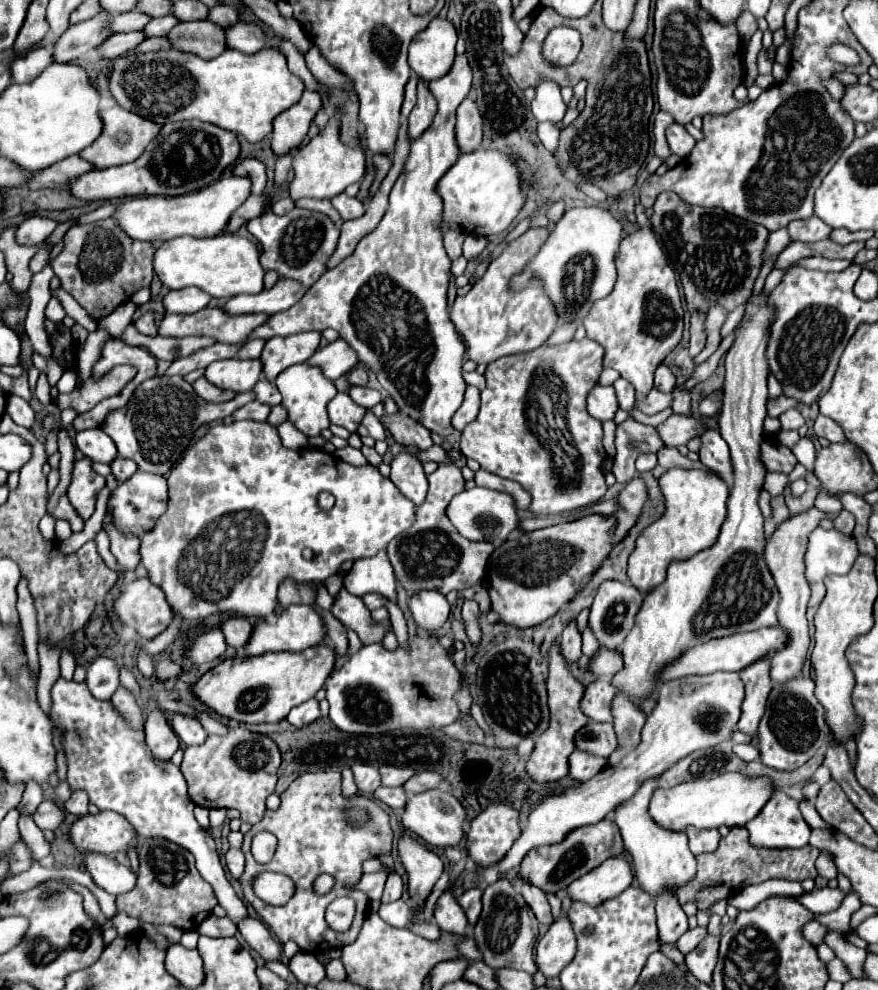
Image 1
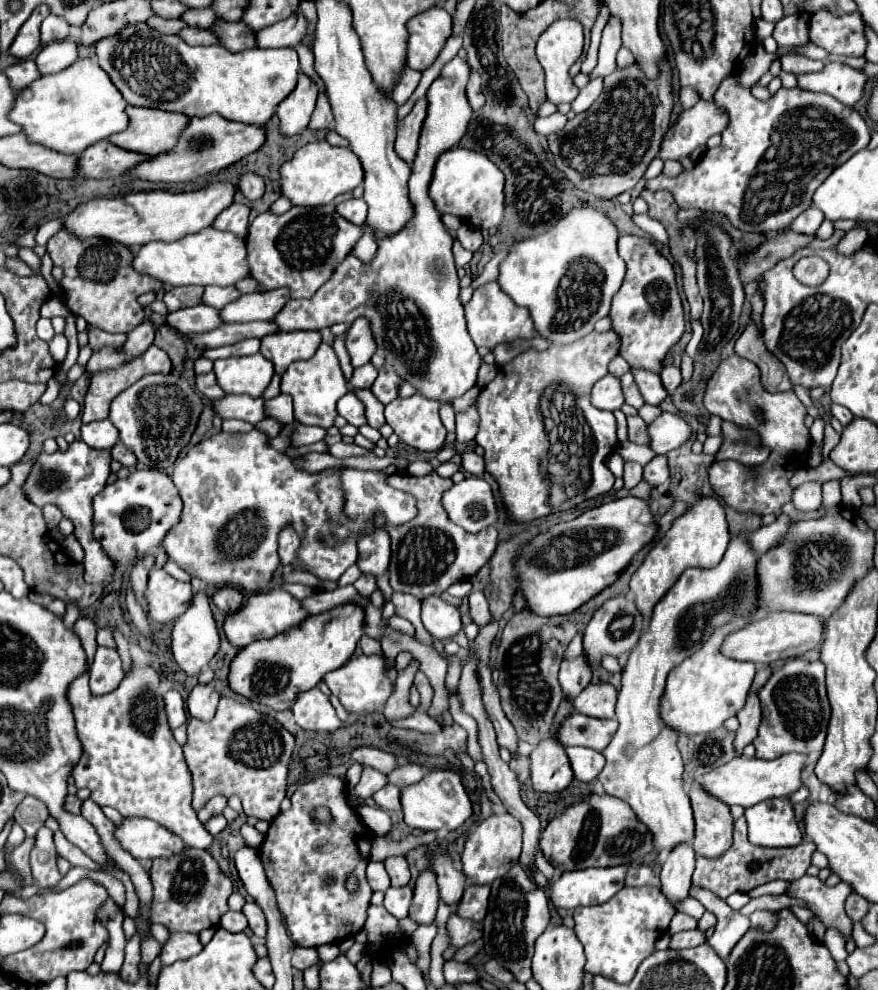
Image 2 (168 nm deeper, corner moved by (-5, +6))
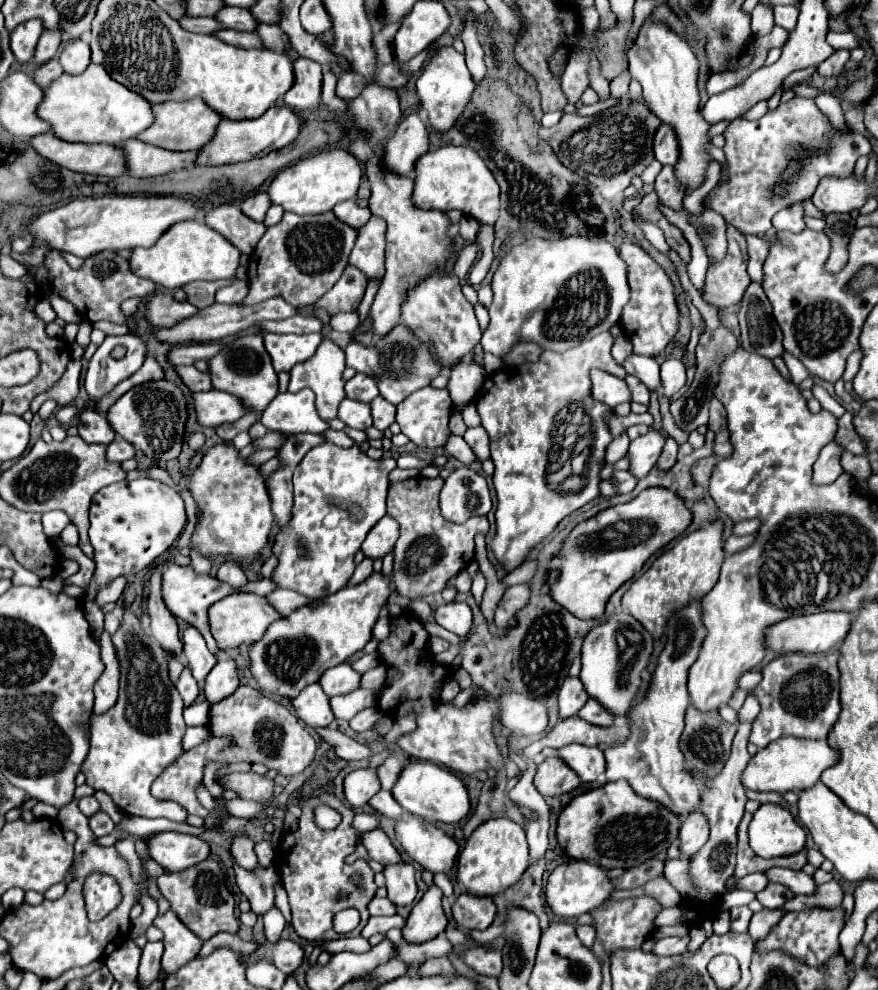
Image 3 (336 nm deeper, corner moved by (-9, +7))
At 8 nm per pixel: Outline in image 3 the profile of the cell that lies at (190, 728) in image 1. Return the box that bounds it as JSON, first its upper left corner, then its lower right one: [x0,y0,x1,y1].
[205,658,239,704]

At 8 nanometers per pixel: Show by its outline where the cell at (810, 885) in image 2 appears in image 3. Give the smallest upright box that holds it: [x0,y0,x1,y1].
[765,868,815,894]

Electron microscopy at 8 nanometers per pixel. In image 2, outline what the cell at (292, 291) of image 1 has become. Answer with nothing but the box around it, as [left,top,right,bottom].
[221,289,289,323]

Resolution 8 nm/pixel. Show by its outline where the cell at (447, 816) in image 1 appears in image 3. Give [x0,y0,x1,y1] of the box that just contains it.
[391,762,469,822]

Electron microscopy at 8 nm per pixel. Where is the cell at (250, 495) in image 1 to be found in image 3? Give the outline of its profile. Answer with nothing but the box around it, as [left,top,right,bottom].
[191,444,273,562]

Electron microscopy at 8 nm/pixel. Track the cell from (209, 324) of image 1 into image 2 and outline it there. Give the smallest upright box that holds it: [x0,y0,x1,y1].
[167,305,225,335]

